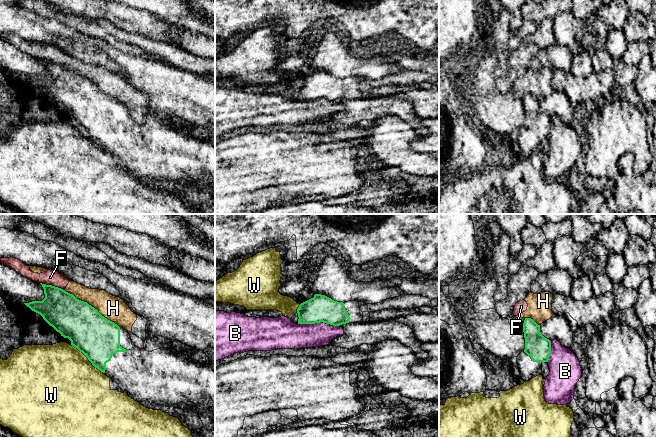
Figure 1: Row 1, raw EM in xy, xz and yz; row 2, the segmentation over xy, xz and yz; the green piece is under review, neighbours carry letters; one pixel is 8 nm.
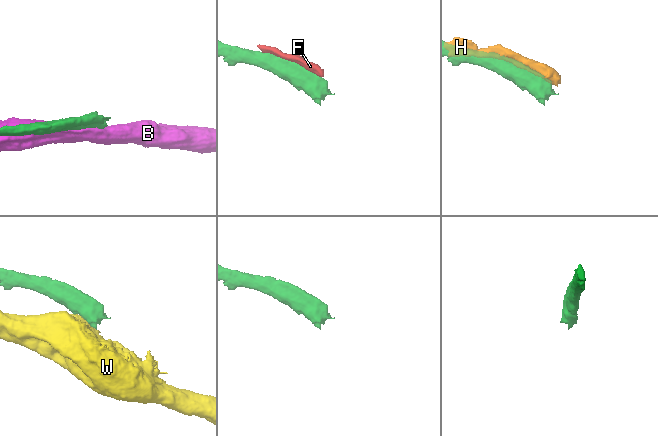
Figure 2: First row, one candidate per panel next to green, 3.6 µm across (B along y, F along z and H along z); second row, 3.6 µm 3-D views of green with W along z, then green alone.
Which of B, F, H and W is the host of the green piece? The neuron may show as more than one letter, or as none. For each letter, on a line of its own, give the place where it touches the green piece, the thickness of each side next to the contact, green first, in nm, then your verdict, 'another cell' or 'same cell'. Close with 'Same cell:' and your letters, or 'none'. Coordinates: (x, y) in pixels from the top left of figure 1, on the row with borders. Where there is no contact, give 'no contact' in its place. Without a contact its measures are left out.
B: xz (319, 322) | 220/200 nm | another cell
F: xy (51, 285) | 300/130 nm | another cell
H: xy (96, 309) | 340/200 nm | another cell
W: xy (88, 359) | 340/500 nm | another cell
Same cell: none

